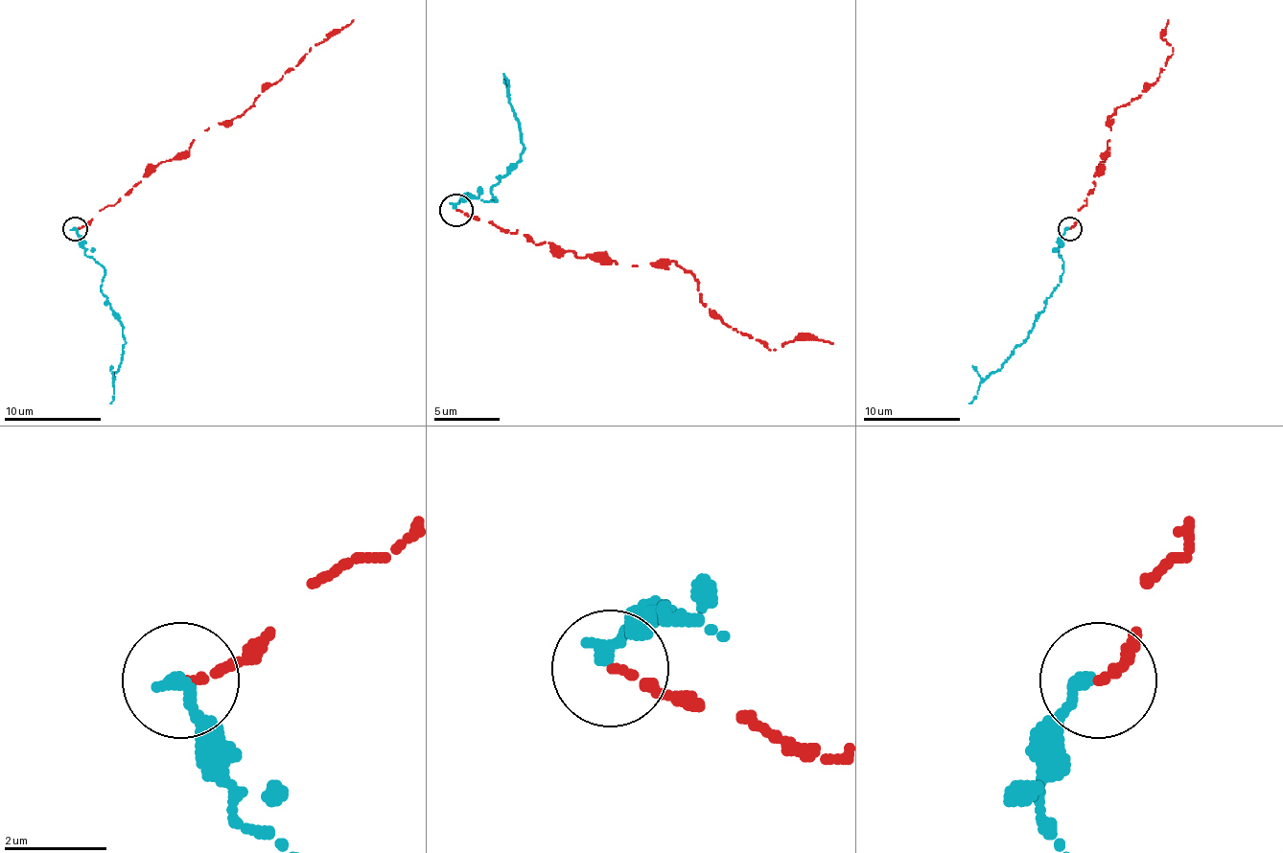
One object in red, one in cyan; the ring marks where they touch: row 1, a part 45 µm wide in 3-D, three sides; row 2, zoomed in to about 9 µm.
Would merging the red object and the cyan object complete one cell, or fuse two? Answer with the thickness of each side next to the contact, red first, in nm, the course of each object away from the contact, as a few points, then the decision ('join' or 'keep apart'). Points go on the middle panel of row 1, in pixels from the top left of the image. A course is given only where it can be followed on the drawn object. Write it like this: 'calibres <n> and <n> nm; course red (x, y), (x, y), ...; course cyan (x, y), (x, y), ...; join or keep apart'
calibres 180 and 280 nm; course red (456, 211), (631, 266), (677, 264), (697, 280), (707, 306), (769, 349), (799, 335), (832, 342); course cyan (456, 207), (467, 194), (496, 200), (490, 191), (519, 161), (523, 135), (509, 102), (509, 79), (502, 72); keep apart

